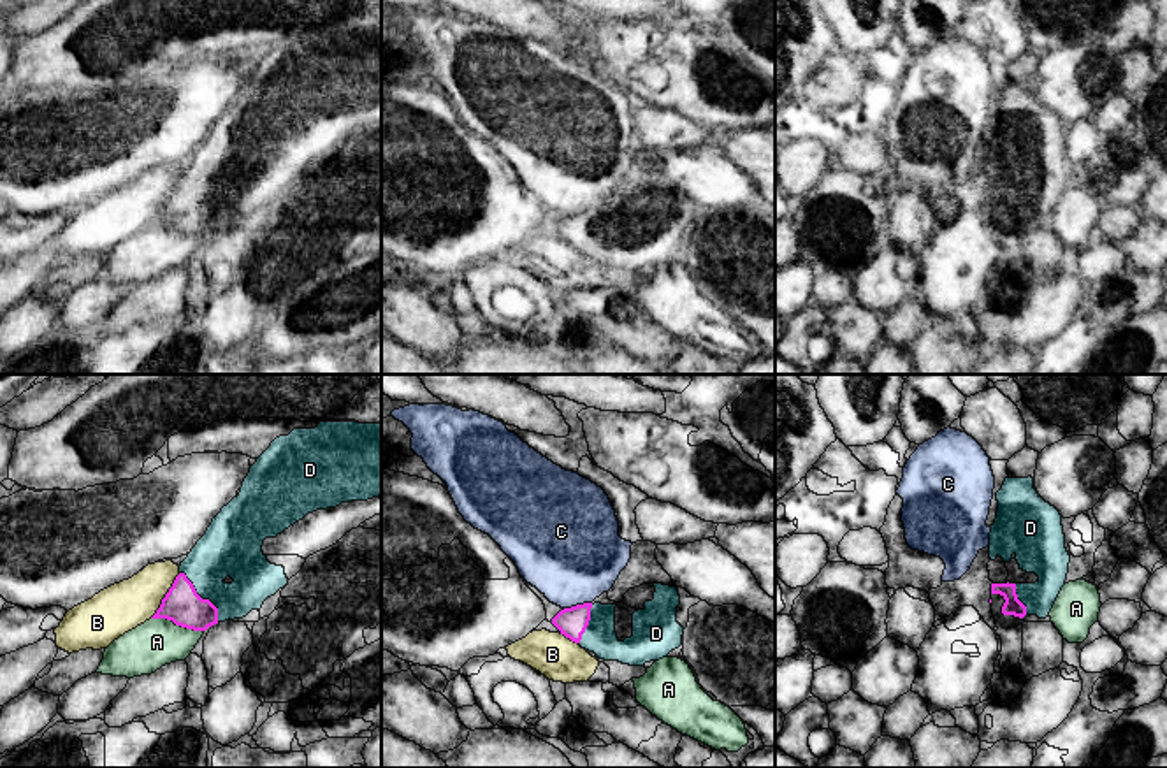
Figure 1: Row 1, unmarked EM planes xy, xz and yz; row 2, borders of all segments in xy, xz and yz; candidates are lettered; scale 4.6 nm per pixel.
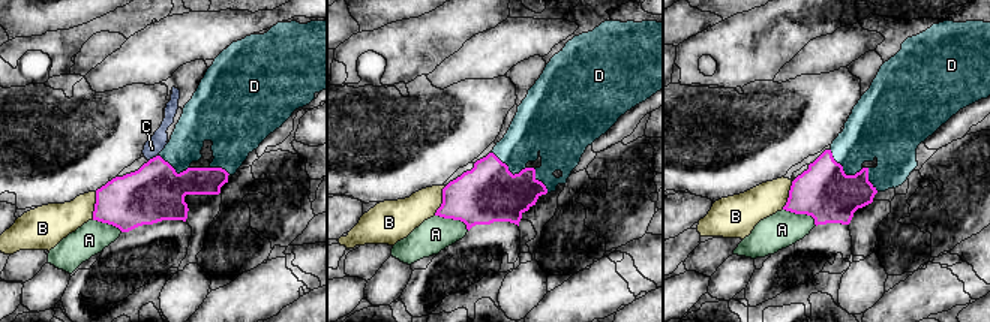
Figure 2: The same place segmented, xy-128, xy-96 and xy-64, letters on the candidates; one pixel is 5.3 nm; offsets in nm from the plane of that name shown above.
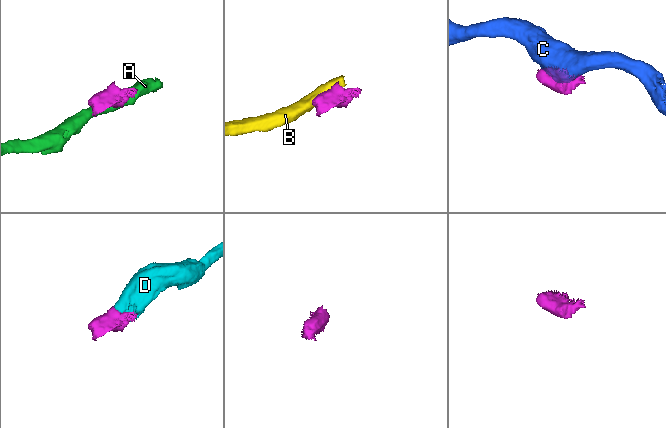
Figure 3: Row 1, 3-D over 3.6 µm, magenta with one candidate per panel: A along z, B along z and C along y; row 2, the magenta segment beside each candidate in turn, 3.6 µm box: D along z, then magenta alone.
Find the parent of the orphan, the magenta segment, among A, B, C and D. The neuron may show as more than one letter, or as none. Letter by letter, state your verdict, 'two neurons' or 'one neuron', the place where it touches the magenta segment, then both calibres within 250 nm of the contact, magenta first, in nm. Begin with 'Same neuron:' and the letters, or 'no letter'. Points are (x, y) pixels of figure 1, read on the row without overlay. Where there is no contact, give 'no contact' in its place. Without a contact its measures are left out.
Same neuron: D
A: two neurons | xy (178, 231) | 170/220 nm
B: two neurons | xy (166, 202) | 170/220 nm
C: two neurons | xz (577, 211) | 140/460 nm
D: one neuron | xy (201, 204) | 170/240 nm

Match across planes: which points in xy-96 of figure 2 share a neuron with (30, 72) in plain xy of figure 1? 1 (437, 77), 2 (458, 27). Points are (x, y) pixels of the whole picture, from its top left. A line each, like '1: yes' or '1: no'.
1: no
2: yes

